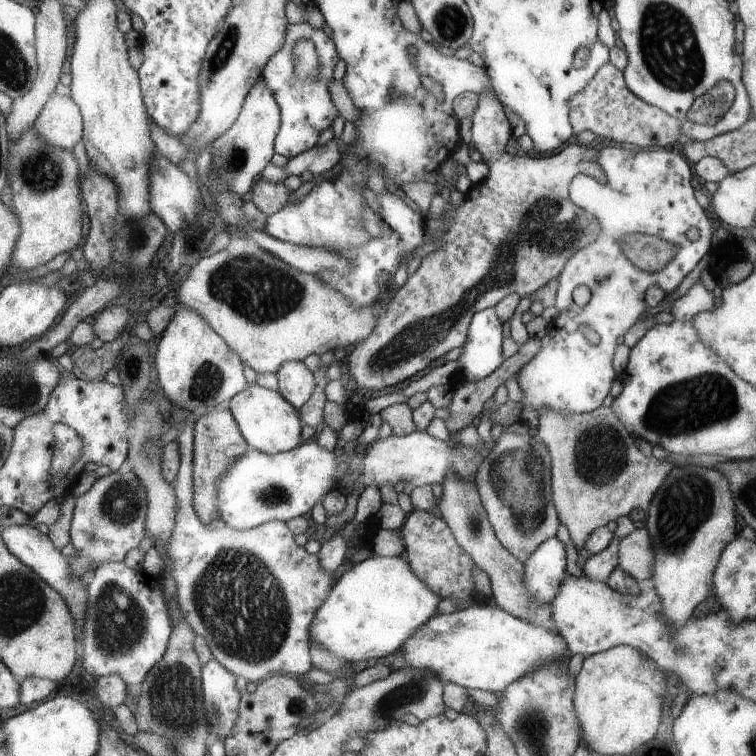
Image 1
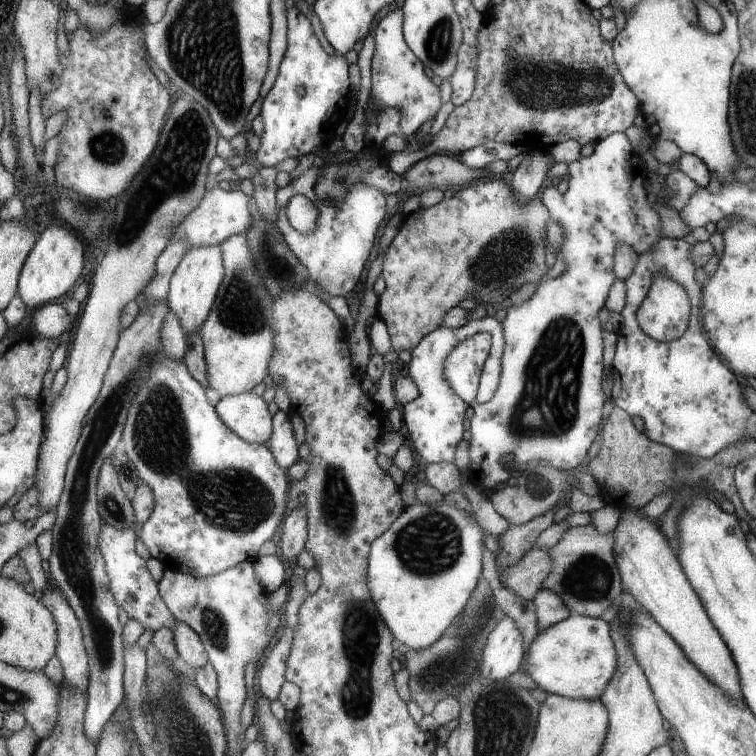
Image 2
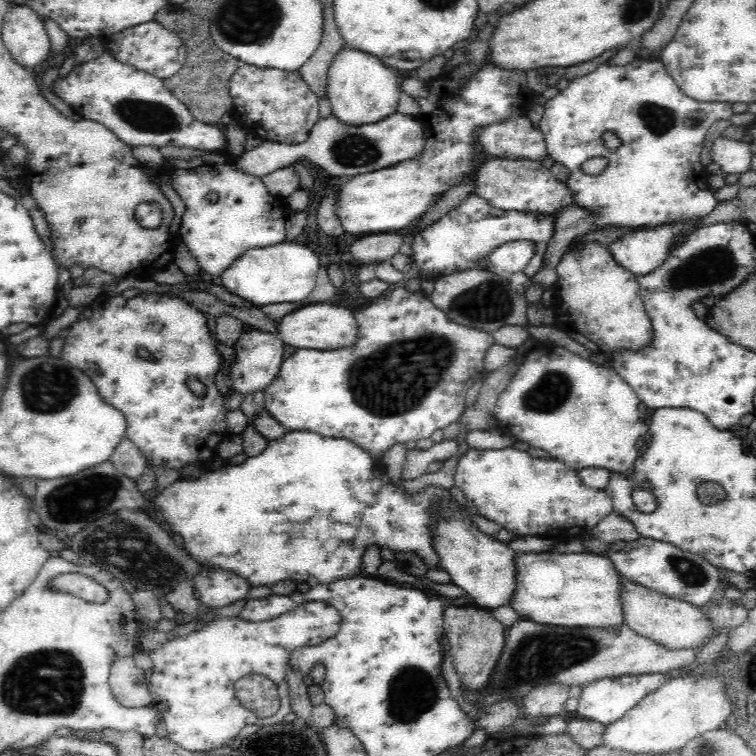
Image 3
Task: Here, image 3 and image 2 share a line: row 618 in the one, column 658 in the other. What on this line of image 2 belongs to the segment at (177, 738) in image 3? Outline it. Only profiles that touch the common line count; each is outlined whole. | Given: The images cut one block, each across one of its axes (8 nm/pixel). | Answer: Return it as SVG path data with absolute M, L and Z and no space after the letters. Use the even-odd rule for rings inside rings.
M611 134L609 138L595 144L595 150L569 164L569 188L563 194L557 188L549 186L541 194L541 202L547 206L551 222L557 222L563 228L563 246L561 258L565 262L565 270L553 278L543 282L535 294L523 302L521 306L507 304L507 316L501 322L503 326L503 360L501 360L501 378L497 392L483 404L477 402L477 390L483 366L491 354L493 336L491 334L475 334L465 338L447 358L445 358L445 382L451 384L453 392L463 398L471 408L473 416L469 420L469 472L477 482L477 490L481 494L491 496L495 484L509 478L509 472L503 464L503 458L511 464L547 464L551 468L571 472L583 460L587 460L585 452L591 446L595 434L599 434L601 420L601 404L605 400L601 390L603 364L601 364L601 322L597 312L607 300L607 290L613 284L611 272L611 256L619 244L629 244L641 256L659 242L659 216L651 210L651 204L645 200L643 180L647 176L645 164L631 148L625 134ZM655 272L651 276L649 290L635 312L635 320L637 320L637 326L641 328L641 332L647 334L649 338L653 338L655 342L673 342L673 340L681 338L683 332L687 330L689 310L691 310L691 302L689 302L687 290L679 282L675 282L675 278Z

